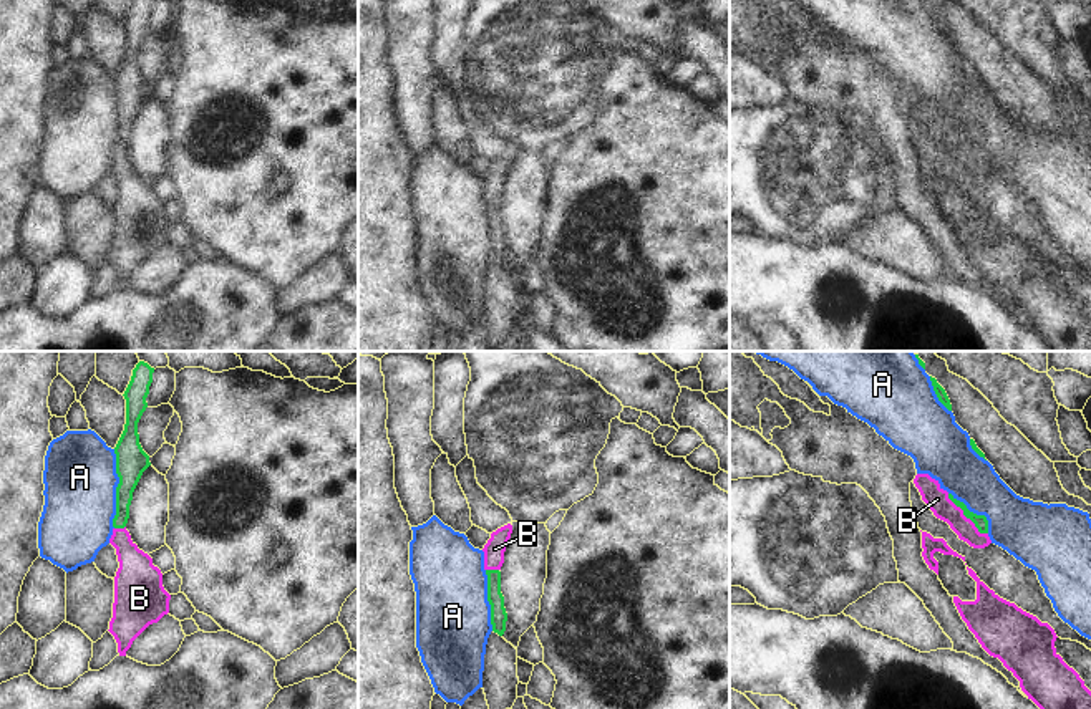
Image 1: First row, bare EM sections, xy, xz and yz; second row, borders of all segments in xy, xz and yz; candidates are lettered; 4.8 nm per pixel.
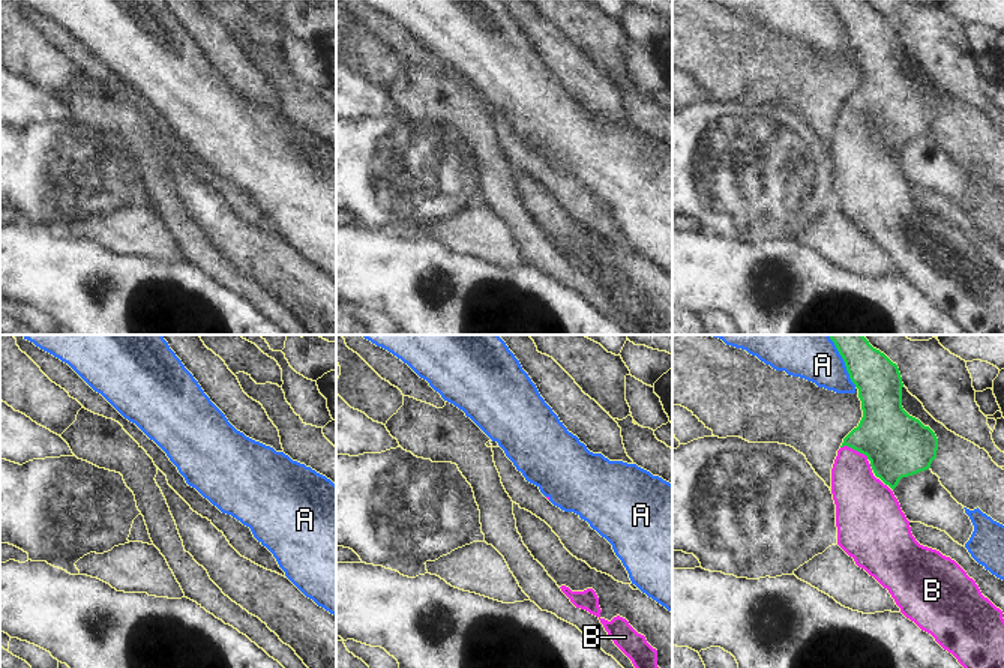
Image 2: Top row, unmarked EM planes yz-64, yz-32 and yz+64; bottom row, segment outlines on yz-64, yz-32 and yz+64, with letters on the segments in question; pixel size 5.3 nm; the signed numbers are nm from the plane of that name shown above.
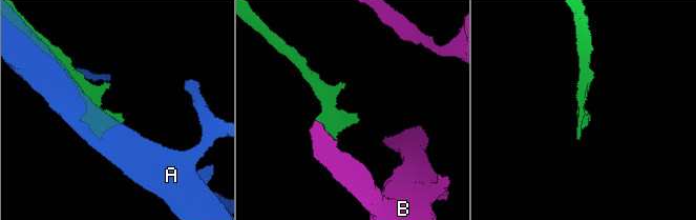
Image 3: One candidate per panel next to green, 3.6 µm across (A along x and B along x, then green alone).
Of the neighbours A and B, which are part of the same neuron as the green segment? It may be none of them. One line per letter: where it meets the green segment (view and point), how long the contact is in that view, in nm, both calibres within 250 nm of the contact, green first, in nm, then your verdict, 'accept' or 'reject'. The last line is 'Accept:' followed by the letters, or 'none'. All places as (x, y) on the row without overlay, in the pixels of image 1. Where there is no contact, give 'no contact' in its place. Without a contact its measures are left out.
A: xy (116, 118) | 380 nm | 160/360 nm | reject
B: yz (967, 146) | 280 nm | 70/110 nm | accept
Accept: B

